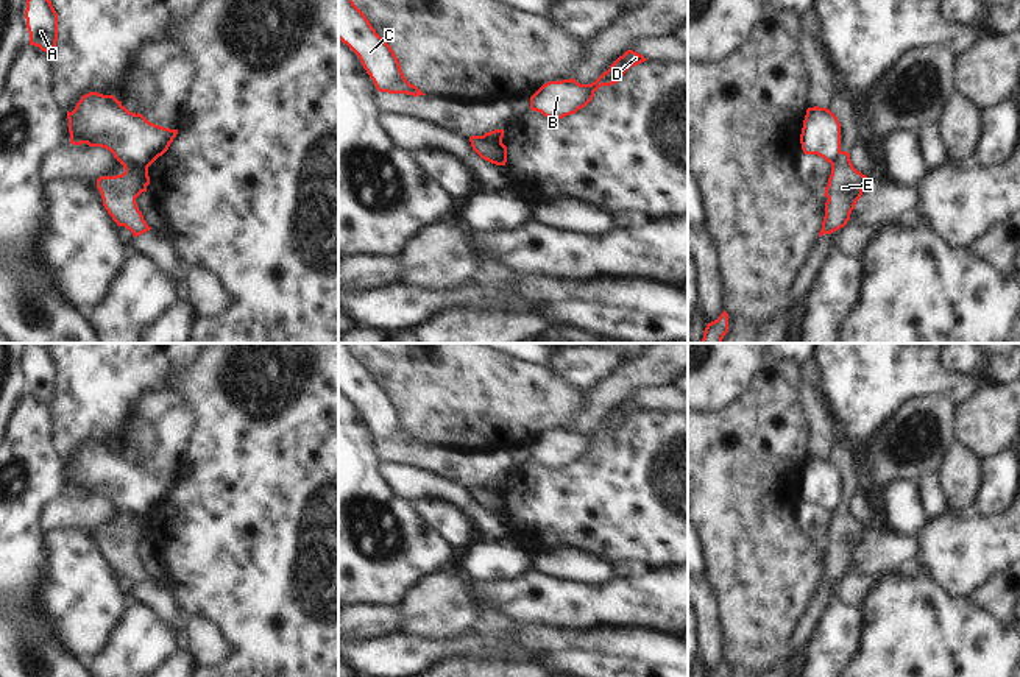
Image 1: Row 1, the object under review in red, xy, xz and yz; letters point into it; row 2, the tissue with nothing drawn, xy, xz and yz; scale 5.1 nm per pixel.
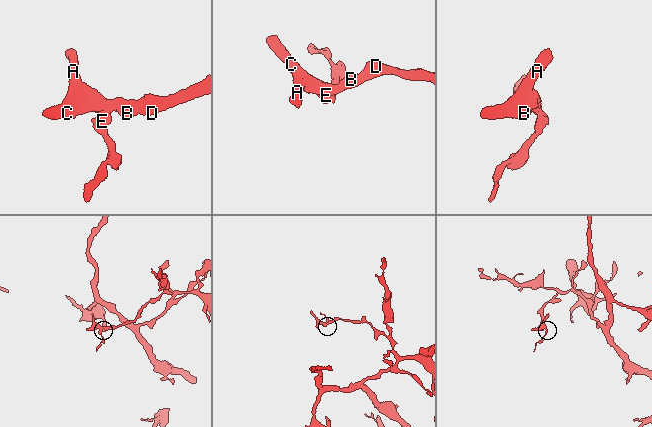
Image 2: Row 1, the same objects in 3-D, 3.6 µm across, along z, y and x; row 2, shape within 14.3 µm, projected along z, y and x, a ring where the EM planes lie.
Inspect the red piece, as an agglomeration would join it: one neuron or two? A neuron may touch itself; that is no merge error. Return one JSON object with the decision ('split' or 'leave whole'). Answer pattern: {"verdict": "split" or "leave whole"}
{"verdict": "split"}

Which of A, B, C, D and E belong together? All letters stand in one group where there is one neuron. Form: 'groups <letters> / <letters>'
groups A B C D / E

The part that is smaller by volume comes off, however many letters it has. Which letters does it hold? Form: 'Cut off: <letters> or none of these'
Cut off: E

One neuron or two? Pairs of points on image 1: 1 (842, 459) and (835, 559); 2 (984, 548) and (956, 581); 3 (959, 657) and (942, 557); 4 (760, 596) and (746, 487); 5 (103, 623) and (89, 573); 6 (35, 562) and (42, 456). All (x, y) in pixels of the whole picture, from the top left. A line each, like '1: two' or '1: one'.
1: one
2: one
3: two
4: one
5: one
6: one

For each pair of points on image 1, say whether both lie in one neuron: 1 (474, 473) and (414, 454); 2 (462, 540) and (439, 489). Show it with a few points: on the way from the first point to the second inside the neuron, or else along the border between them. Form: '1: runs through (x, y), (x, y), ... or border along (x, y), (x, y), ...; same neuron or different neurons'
1: runs through (459, 465), (429, 457); same neuron
2: border along (415, 499), (443, 498), (459, 506), (473, 521); different neurons

